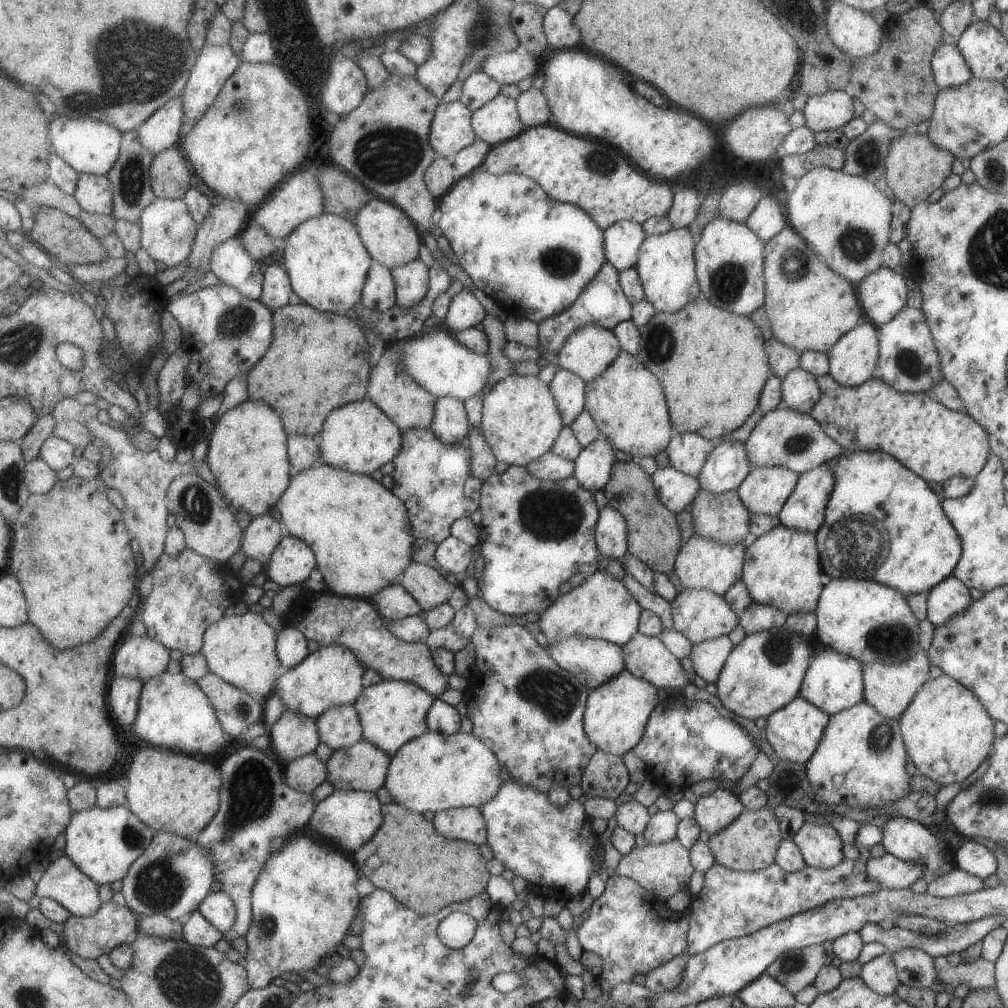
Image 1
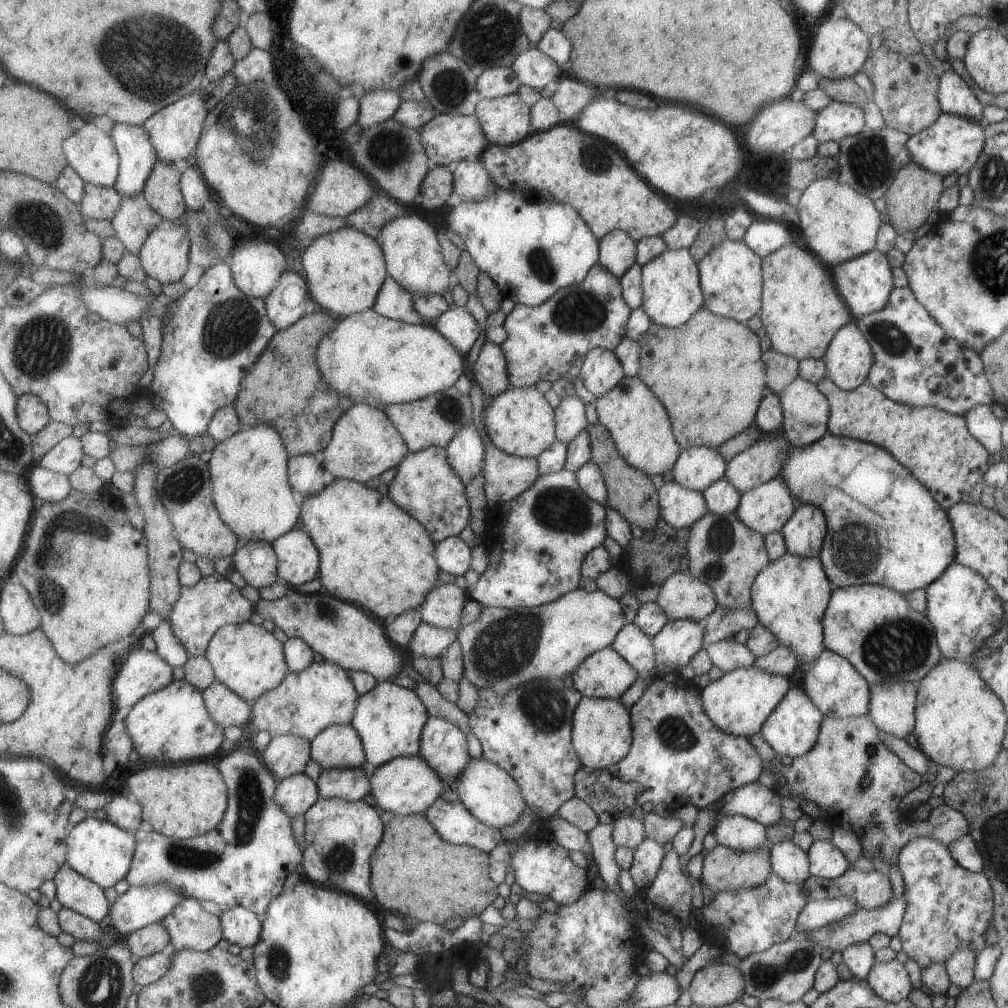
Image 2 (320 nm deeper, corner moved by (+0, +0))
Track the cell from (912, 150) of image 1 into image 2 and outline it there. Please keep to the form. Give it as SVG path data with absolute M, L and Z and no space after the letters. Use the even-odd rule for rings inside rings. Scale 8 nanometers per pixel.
M912 161L897 170L893 183L884 193L886 203L884 219L895 230L895 233L908 237L911 232L915 232L923 222L926 222L943 191L943 179L943 176L929 172Z

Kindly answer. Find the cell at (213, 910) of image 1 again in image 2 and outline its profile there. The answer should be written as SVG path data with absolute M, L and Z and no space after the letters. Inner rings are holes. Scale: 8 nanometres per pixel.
M236 905L233 909L222 911L220 918L224 939L229 943L236 944L240 948L254 948L261 940L263 921L255 912Z

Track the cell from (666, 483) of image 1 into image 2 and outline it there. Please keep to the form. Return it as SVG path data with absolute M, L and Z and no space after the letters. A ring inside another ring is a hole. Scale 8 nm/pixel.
M675 480L663 483L657 494L659 517L672 528L689 528L706 514L702 492L687 490Z

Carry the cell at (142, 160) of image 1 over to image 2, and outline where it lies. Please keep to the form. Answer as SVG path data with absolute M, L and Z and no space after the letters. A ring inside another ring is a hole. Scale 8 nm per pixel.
M141 192L137 196L122 196L121 210L111 224L116 236L125 244L126 251L140 255L143 244L151 236L151 230L163 220Z

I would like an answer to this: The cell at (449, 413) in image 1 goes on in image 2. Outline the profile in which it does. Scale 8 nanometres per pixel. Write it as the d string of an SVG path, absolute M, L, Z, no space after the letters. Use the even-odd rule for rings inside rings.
M473 422L463 426L457 437L447 446L448 460L453 469L464 479L465 485L473 481L484 467L484 446Z

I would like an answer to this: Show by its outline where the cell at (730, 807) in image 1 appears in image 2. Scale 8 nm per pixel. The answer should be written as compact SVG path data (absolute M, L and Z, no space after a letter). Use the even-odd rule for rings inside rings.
M723 814L714 820L711 833L717 845L732 850L755 850L770 846L765 826L737 814Z

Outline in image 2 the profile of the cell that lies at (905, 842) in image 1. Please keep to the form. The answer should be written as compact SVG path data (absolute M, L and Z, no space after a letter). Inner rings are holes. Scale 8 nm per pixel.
M911 838L897 854L907 906L898 929L901 948L920 968L933 962L944 964L951 954L971 946L975 953L985 947L985 931L992 918L993 900L990 883L982 873L961 868L953 860L948 846L927 838Z

